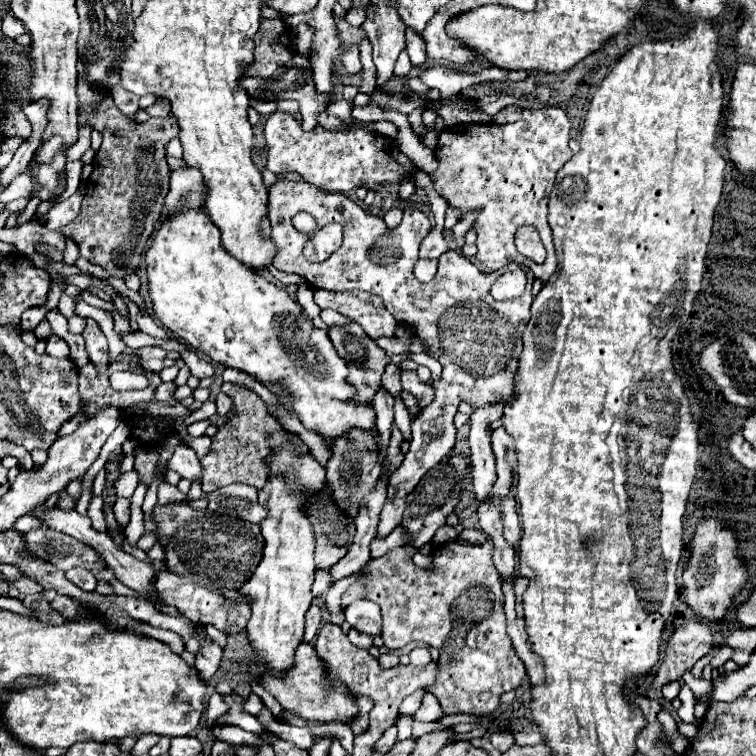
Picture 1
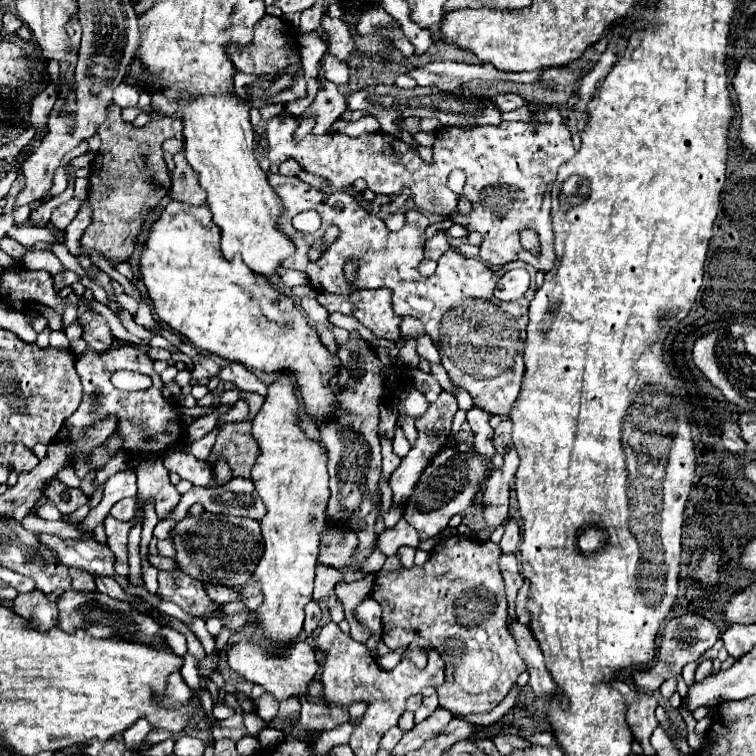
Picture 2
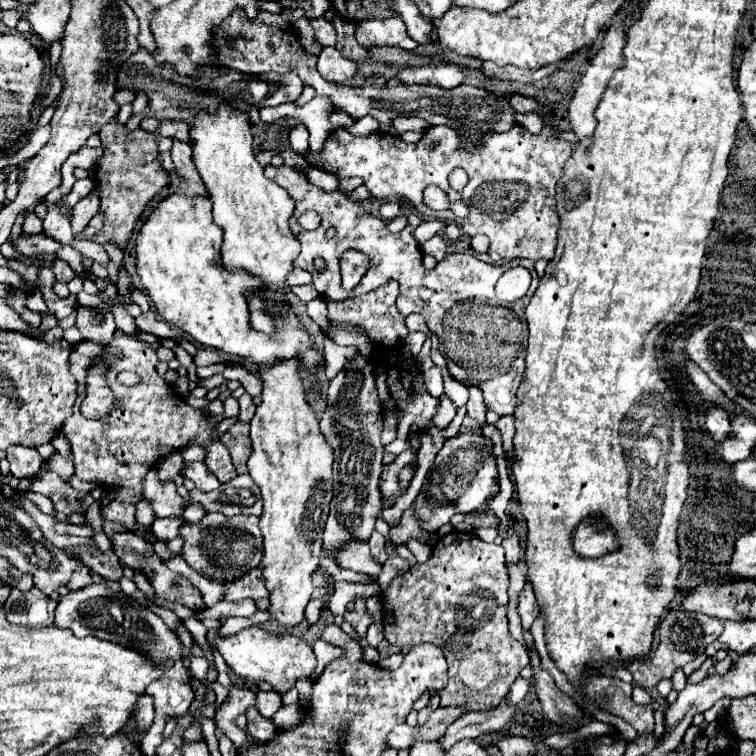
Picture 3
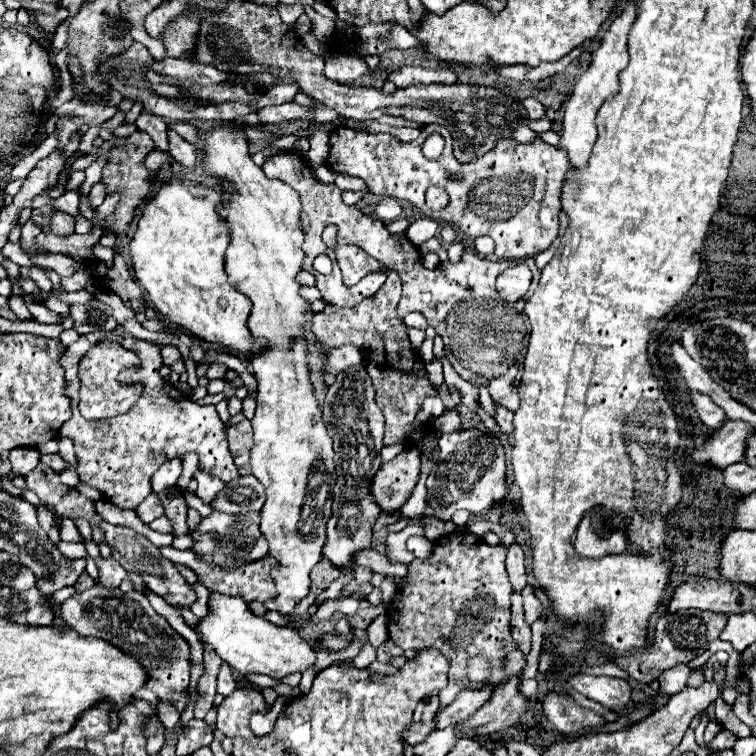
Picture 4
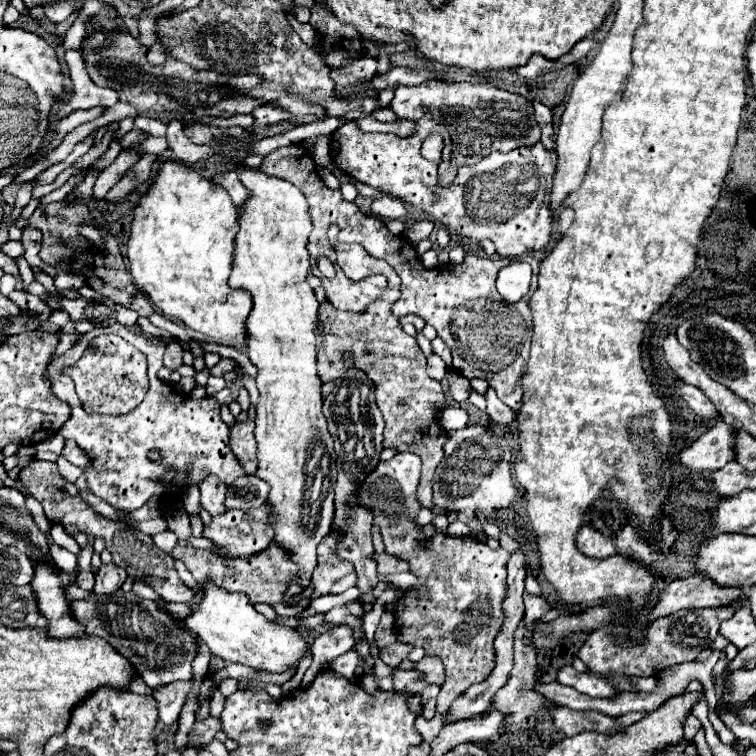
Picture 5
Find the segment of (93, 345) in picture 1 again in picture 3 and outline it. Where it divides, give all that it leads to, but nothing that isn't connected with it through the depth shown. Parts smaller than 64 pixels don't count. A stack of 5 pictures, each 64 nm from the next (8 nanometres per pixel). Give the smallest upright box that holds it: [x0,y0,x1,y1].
[76,306,116,344]

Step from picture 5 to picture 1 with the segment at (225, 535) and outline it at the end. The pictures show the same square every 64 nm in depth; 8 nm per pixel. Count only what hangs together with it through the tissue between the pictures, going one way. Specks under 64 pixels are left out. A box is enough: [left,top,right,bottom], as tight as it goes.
[154,504,262,588]

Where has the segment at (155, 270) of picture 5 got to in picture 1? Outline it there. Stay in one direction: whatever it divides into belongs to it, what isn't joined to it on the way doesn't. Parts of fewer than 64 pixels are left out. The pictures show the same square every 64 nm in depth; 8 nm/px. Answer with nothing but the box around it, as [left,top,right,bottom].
[146,208,376,446]

